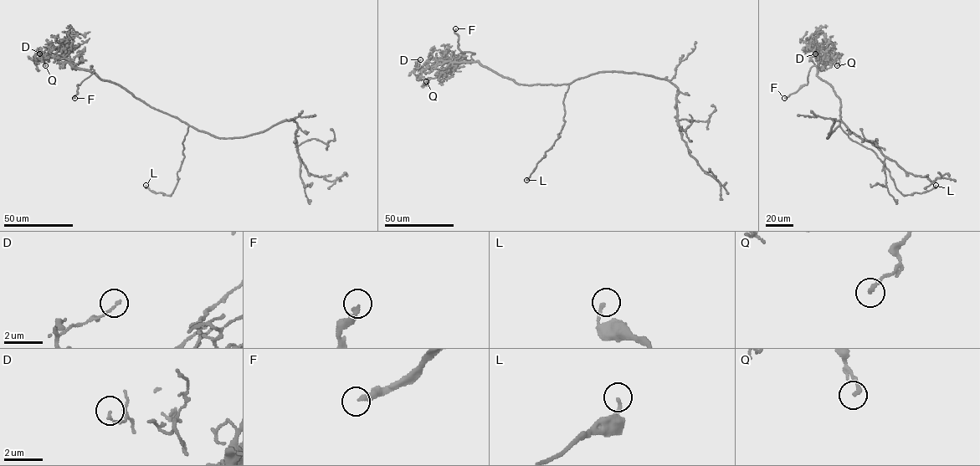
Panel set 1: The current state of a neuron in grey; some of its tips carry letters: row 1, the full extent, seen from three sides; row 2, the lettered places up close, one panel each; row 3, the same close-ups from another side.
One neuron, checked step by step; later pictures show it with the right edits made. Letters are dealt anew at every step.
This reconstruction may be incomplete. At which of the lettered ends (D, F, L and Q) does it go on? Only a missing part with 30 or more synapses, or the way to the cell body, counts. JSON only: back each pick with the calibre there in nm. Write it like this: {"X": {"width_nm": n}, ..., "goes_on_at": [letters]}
{"F": {"width_nm": 240}, "goes_on_at": ["F"]}

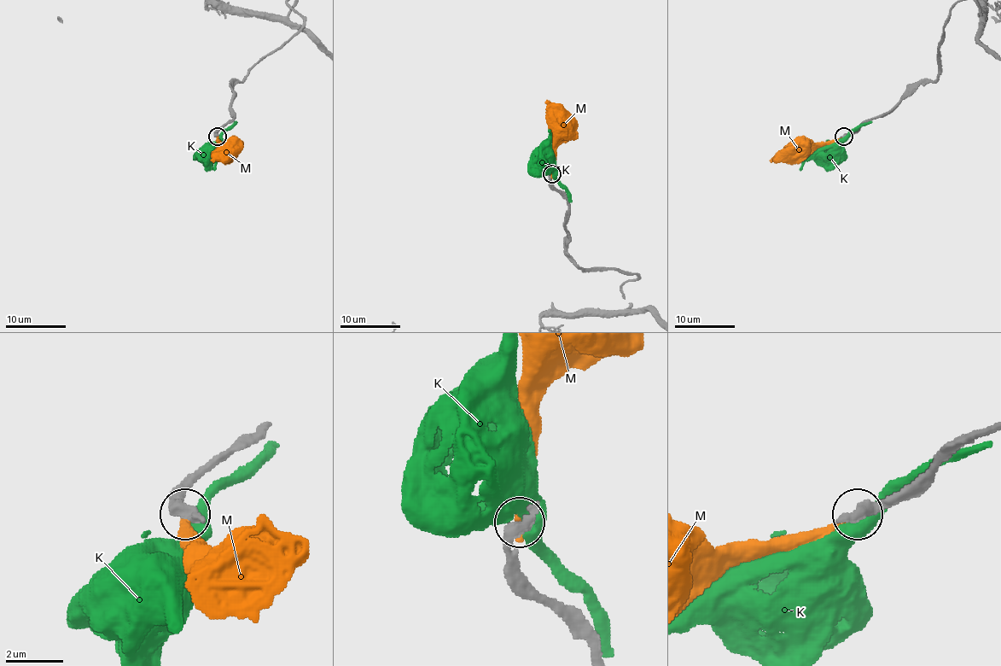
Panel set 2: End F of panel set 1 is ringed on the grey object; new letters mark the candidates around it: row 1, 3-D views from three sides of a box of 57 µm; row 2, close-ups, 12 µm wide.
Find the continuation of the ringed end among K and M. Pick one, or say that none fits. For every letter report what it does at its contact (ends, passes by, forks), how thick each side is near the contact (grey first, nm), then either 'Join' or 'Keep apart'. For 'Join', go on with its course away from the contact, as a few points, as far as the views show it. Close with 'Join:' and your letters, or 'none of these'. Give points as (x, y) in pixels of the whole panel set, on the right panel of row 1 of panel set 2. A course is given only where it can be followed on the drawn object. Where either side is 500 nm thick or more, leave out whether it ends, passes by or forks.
K: Thickness 440 nm (grey) against 550 nm. Keep apart
M: Thickness 500 nm (grey) against 340 nm. Keep apart
Join: none of these

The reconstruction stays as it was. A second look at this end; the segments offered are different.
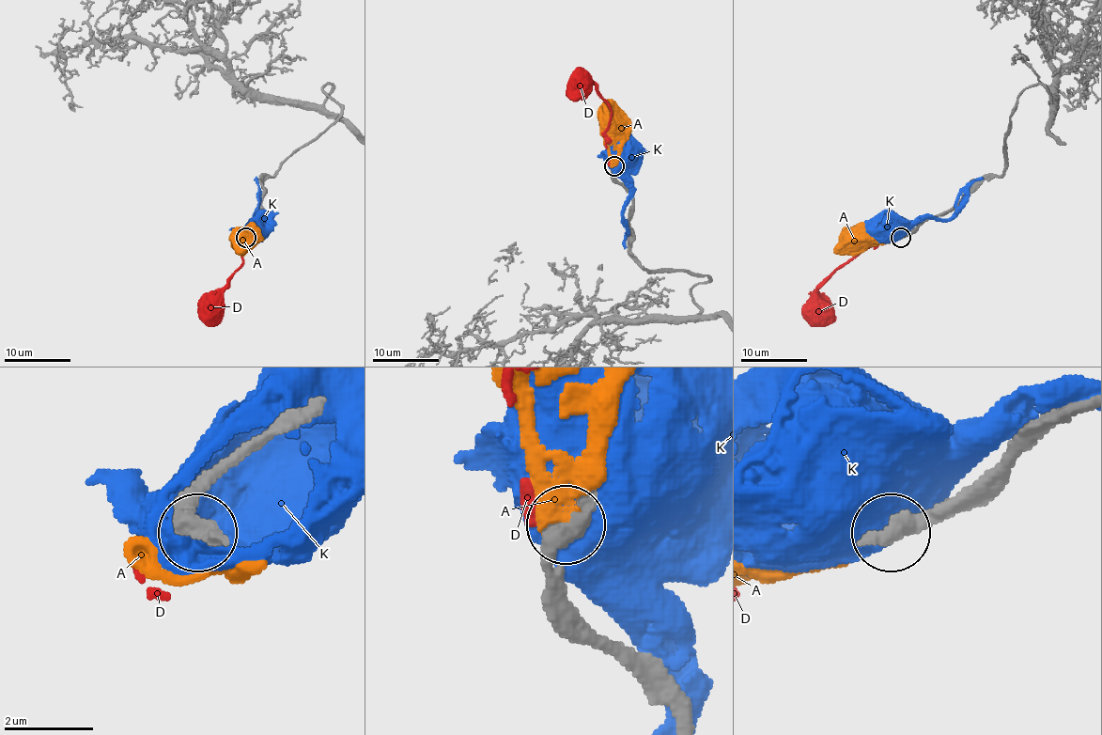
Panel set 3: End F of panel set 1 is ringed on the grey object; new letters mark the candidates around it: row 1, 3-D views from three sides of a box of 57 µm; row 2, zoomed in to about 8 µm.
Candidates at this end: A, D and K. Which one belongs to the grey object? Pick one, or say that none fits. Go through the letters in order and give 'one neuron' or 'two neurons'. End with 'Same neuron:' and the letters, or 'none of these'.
A: one neuron
D: two neurons
K: two neurons
Same neuron: A

